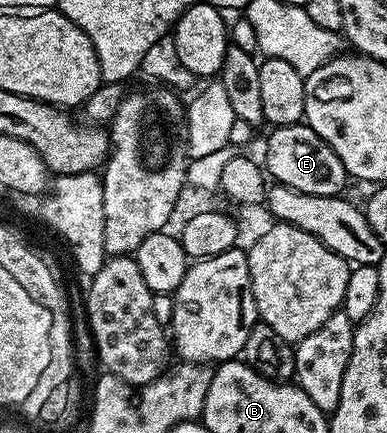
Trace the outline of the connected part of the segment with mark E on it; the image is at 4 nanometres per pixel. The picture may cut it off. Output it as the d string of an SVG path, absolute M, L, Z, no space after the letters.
M274 126L268 132L270 134L265 142L263 166L274 183L311 196L336 198L344 191L341 189L347 183L347 175L343 160L335 156L333 149L310 126Z

